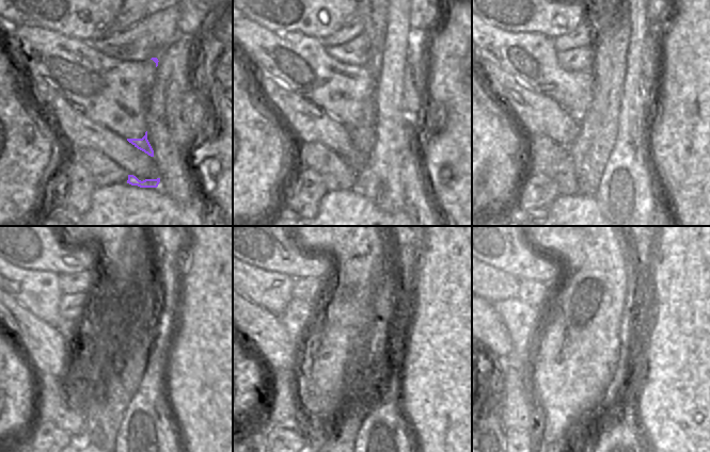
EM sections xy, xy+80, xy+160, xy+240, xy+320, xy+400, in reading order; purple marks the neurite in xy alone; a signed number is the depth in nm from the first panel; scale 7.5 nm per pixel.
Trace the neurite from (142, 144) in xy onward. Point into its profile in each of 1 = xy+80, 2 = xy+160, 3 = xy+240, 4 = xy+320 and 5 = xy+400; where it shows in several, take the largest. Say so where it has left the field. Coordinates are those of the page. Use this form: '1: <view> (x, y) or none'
1: xy+80 (379, 181)
2: xy+160 (627, 197)
3: xy+240 (146, 442)
4: xy+320 (382, 442)
5: xy+400 (619, 442)

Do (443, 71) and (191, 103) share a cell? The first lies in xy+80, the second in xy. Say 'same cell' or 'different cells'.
different cells

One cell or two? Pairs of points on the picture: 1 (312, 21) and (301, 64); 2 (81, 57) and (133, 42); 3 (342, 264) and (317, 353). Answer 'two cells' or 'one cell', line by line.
1: two cells
2: two cells
3: one cell

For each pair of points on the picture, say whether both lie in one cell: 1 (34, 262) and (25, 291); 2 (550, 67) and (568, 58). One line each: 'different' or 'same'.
1: different
2: different

